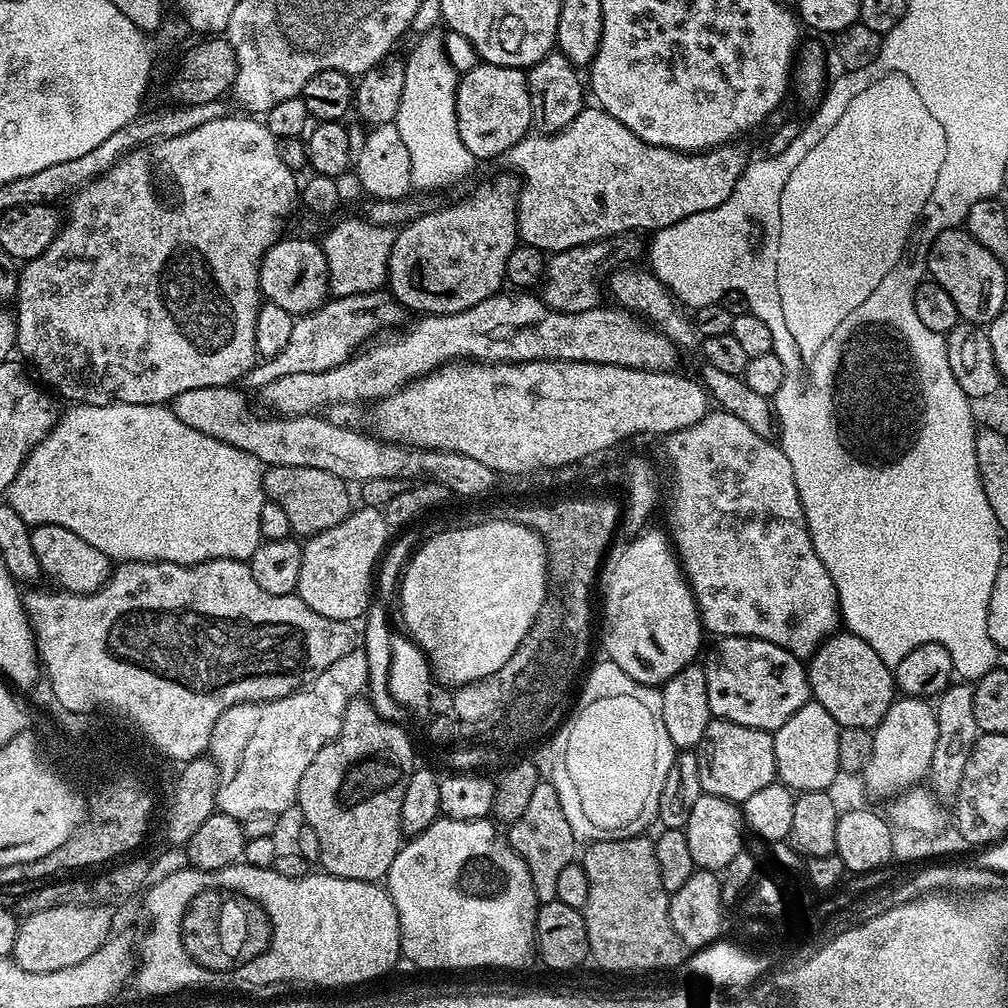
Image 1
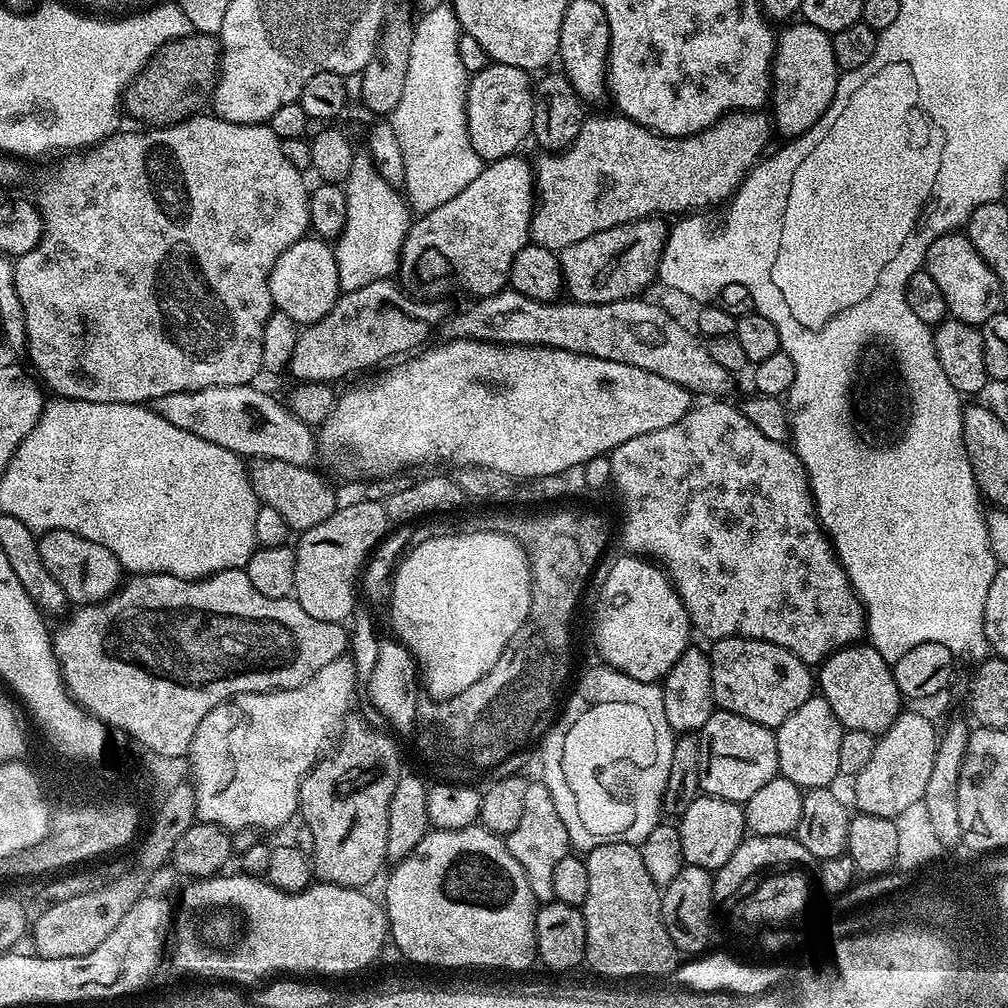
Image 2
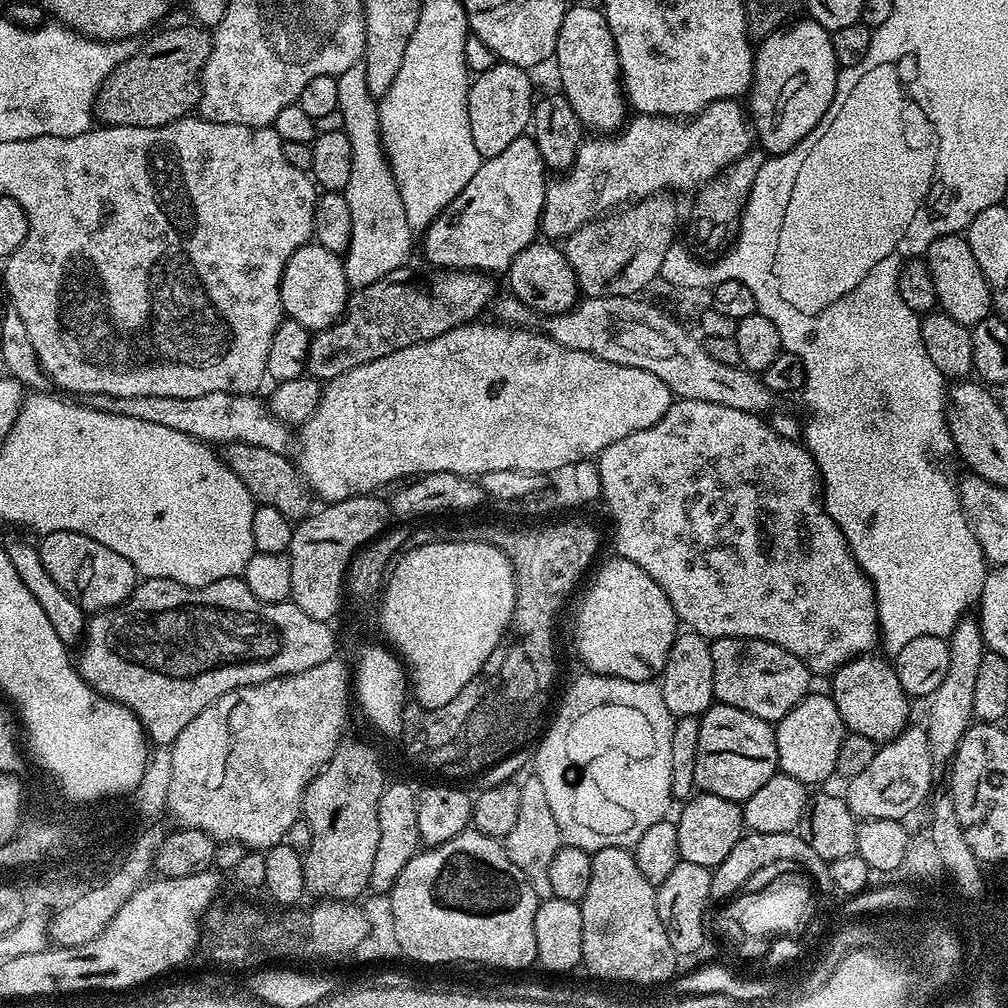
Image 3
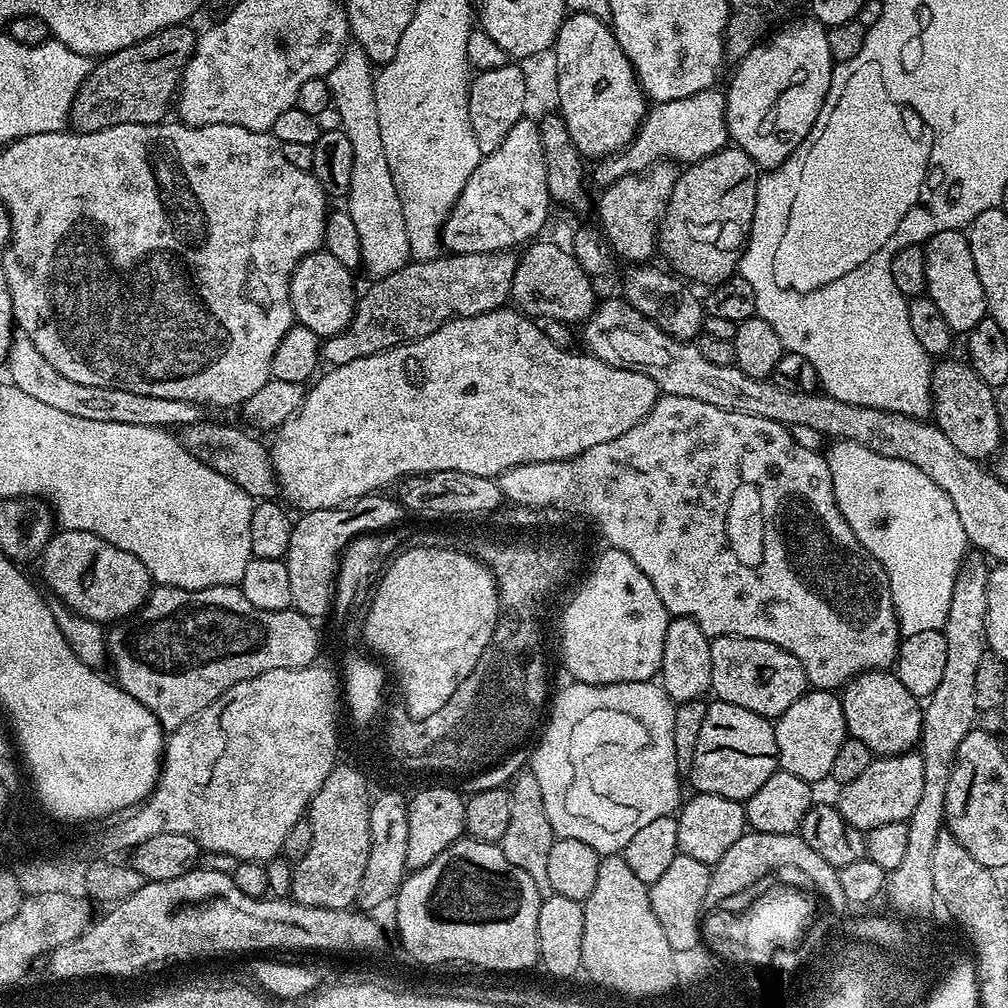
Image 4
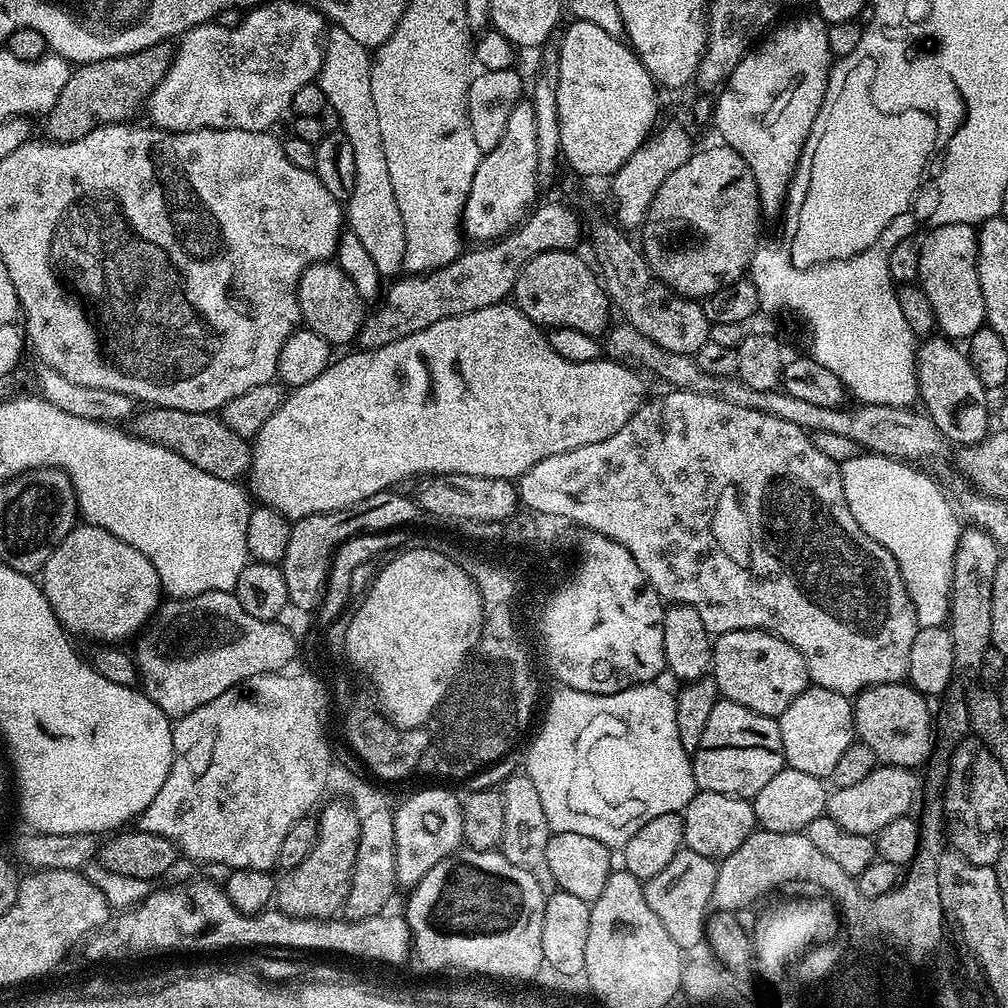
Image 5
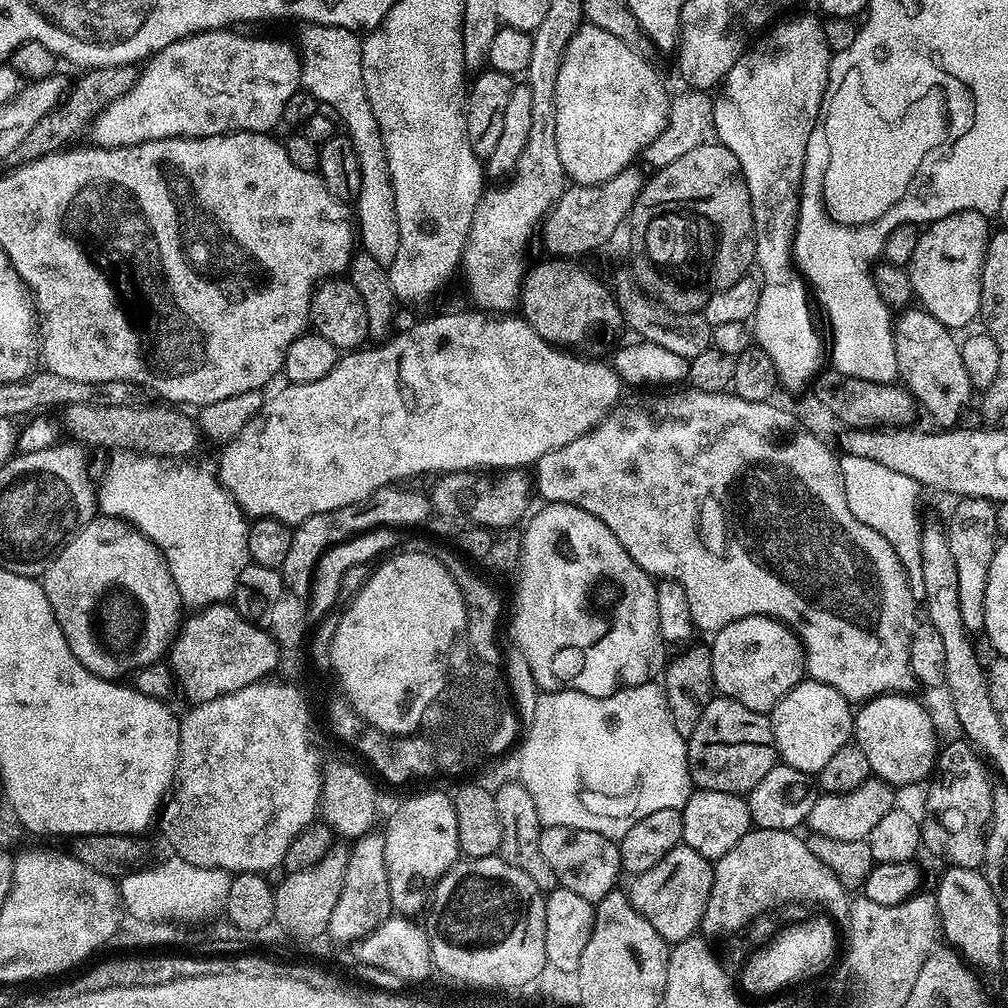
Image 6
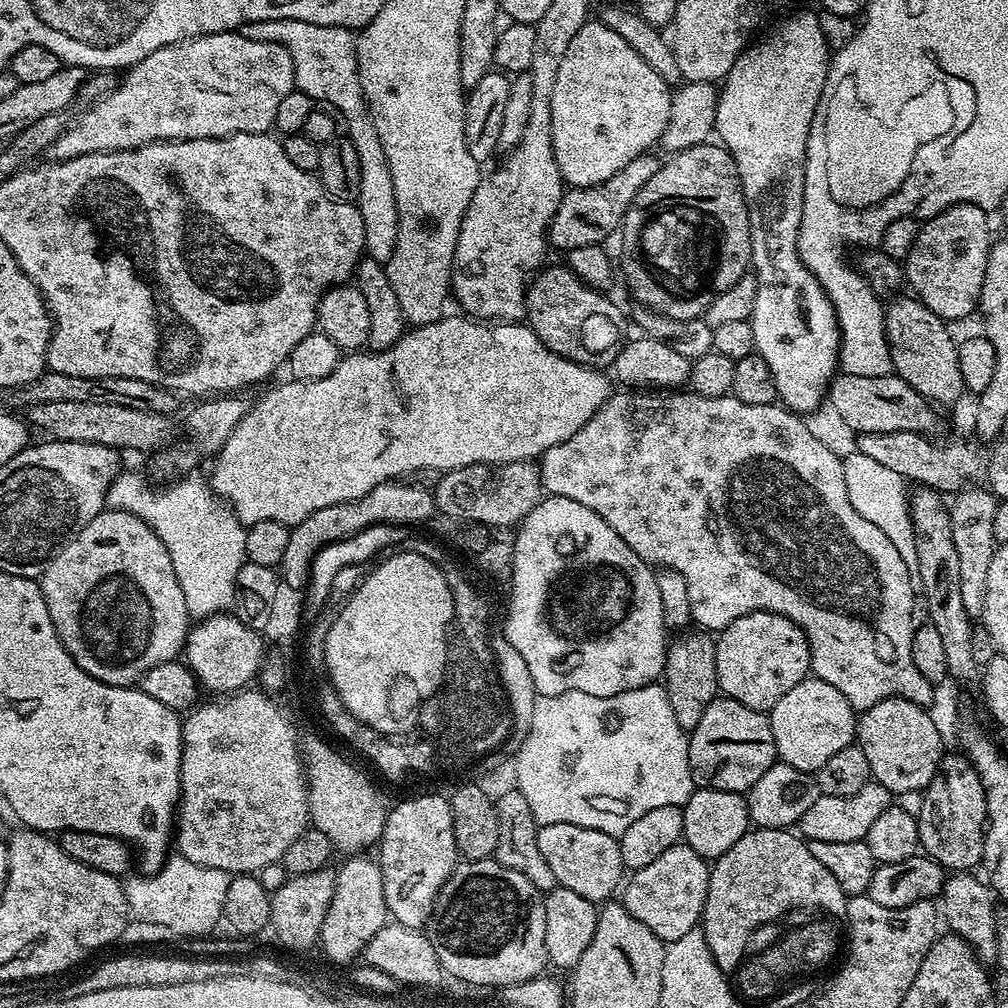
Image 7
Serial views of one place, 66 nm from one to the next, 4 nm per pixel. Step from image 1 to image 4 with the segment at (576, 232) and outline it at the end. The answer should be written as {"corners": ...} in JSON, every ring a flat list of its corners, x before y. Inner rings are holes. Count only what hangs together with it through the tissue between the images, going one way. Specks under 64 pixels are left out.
{"corners":[[711,87,690,98,671,100,665,104,653,103,632,143,623,152,597,163,600,165,596,168,596,176,601,180,601,185,607,186,624,176,647,172,652,165,663,160,687,166,723,150,730,140,726,118,728,102,723,91,716,91,715,87]]}

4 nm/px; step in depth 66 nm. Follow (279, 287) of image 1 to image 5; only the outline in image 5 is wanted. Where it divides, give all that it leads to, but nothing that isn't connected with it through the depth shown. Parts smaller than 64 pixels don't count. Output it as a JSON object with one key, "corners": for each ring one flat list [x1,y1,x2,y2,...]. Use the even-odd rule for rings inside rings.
{"corners":[[336,263,311,264,300,276,298,298,301,321,319,337,325,338,330,346,338,348,351,341,353,343,359,337,366,315,366,302]]}

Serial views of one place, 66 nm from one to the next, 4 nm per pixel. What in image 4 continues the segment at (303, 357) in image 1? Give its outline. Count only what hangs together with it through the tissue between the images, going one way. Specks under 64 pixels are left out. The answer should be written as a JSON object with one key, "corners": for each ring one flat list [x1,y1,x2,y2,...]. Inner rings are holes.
{"corners":[[511,251,506,252,483,252,482,254,439,254,433,260,415,260,406,263,401,269,394,270,388,276,384,276,372,282,368,289,359,293,356,309,353,312,353,317,350,318,349,324,345,329,342,329,336,336,331,336,325,339,320,345,320,359,325,365,337,368,338,366,346,366,346,362,354,362,354,358,366,358,375,352,381,352,387,348,393,348,399,344,410,340,421,340,426,338,426,334,434,334,434,330,438,330,438,326,445,324,447,320,457,320,458,318,470,318,478,314,486,314,493,312,496,308,505,307,509,303,510,293,512,291,512,279,514,278,514,269,516,269,516,260]]}

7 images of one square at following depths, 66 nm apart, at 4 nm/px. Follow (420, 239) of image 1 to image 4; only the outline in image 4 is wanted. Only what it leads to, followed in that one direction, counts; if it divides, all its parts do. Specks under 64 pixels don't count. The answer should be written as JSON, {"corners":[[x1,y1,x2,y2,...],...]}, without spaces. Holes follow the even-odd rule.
{"corners":[[522,118,514,122,514,126,510,126,510,134,506,134,506,138,502,138,499,146,481,159,474,174,470,174,458,202,454,202,444,222,443,247,449,253,458,256,519,249,541,235,539,232,543,230,544,223,548,220,548,206,550,207,550,199,540,126,535,120]]}

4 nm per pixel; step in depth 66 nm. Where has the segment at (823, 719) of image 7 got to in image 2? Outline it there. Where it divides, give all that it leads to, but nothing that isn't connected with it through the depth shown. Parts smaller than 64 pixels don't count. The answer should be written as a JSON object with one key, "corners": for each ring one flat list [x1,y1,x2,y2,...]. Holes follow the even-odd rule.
{"corners":[[813,694,809,700,802,702,802,706,798,706,798,710,794,710,794,714,790,714,790,718,786,718,786,722,775,729,779,775,794,782,801,790,829,787,833,783,831,780,841,775,838,749,845,730,834,710,830,710,830,702,826,702,819,694]]}

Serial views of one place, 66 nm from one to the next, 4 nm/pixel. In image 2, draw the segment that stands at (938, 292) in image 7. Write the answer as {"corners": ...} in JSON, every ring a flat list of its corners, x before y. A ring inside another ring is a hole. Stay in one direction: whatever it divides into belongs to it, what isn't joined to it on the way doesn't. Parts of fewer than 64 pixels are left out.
{"corners":[[963,231,948,232,946,236,939,236,934,238,934,242,930,242,926,271,938,284,951,315,962,322,979,326,983,324,984,317,1001,311,998,278,982,258,982,254,978,254,978,250,974,250,974,246,968,243]]}

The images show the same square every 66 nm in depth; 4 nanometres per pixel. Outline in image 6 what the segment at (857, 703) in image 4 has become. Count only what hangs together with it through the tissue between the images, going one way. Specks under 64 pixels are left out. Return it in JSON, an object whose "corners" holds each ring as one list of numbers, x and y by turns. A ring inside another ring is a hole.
{"corners":[[912,694,875,696,863,701,854,712,854,742,866,754,872,776,893,786,927,781,936,766,936,724,914,697]]}

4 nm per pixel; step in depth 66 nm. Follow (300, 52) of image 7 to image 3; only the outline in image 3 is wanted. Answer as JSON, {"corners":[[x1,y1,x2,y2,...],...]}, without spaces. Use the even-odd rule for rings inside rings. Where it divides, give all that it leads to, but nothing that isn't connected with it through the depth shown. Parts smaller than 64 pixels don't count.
{"corners":[[363,63,350,66,342,75,336,77,338,82,339,109,315,121,318,134,344,131,350,138,350,182,344,187,346,202,350,202,352,219,352,236,348,251,343,257,345,276,353,289,365,288,380,281,386,274,403,269,412,252,414,231,406,220,406,210,402,206,400,191,388,157,384,153,380,134,380,110,377,97,373,96,368,85,368,69]]}

